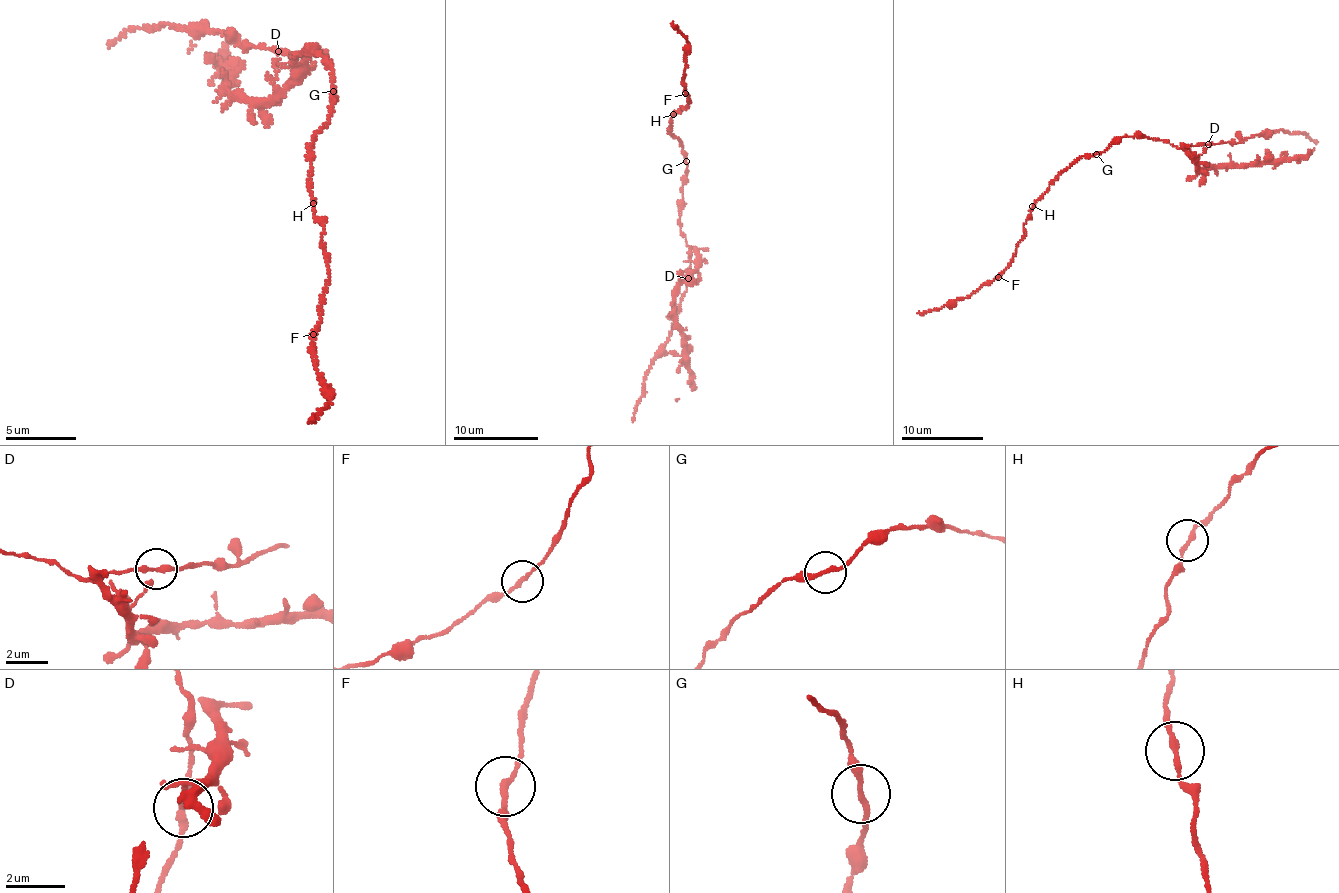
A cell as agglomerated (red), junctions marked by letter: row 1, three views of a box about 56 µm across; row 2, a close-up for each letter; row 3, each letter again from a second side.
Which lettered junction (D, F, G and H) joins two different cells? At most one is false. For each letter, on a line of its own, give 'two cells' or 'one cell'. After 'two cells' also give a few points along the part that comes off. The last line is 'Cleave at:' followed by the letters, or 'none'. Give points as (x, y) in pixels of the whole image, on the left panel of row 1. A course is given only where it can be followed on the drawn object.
D: one cell
F: one cell
G: one cell
H: one cell
Cleave at: none

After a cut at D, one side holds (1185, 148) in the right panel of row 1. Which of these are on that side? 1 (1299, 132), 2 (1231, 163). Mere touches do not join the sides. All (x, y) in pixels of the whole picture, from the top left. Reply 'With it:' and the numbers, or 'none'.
With it: 2

